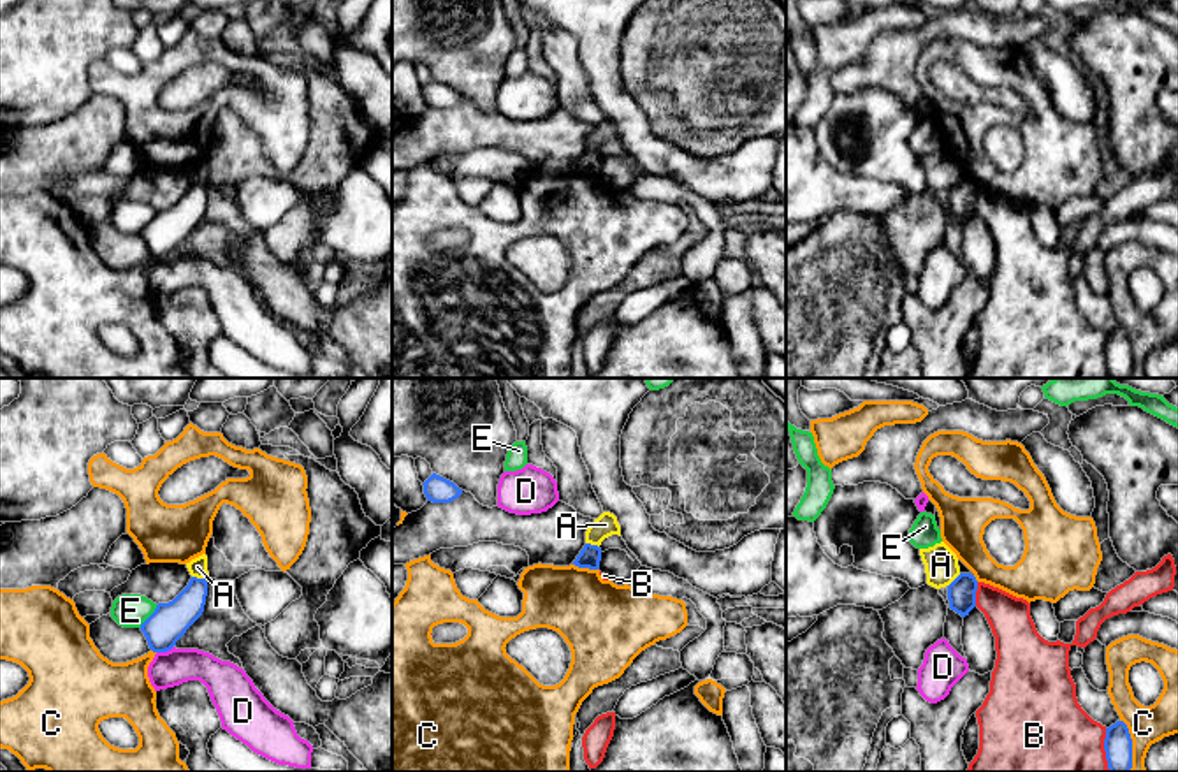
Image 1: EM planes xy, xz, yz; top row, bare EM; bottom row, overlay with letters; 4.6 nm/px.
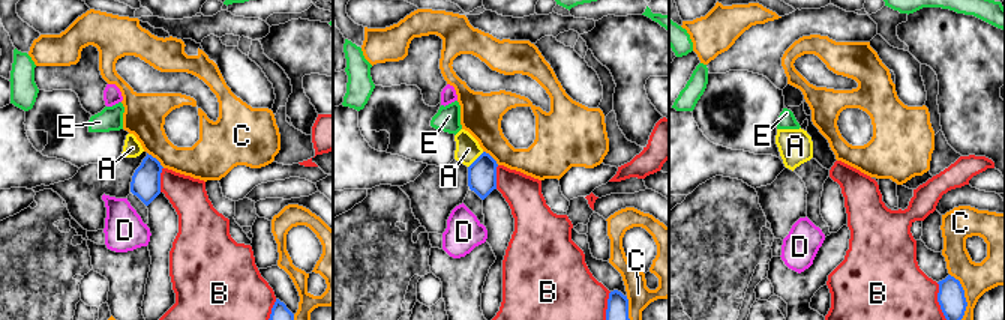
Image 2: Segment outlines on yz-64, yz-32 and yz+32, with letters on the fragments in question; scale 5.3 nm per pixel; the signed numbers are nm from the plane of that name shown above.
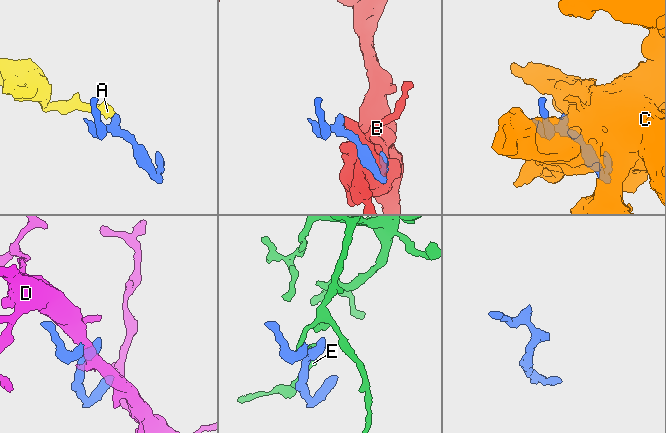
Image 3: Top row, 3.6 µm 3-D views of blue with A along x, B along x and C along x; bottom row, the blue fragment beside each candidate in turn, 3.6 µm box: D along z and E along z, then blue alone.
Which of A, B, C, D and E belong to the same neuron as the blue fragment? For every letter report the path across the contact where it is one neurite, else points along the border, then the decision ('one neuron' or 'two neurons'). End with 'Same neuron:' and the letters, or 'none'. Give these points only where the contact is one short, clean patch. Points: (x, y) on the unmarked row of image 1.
A: border along xy (192, 182), (204, 185); two neurons
B: two neurons
C: two neurons
D: border along xy (173, 252), (157, 259); two neurons
E: two neurons
Same neuron: none

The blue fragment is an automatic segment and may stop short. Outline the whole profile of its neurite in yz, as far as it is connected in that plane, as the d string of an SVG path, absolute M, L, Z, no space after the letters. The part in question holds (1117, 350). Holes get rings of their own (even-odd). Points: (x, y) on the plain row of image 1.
M1116 327L1106 334L1104 357L1109 378L1131 378L1132 345L1123 327Z

